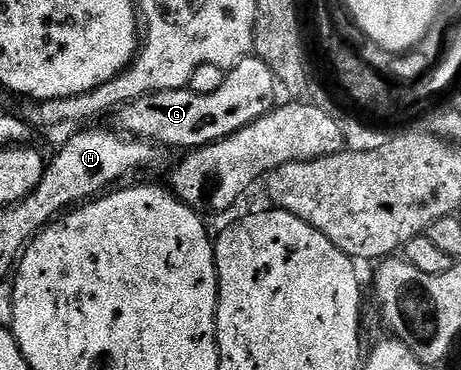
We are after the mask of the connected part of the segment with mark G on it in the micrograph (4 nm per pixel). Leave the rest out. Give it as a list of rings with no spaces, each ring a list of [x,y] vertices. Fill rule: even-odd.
[[[249,56],[239,59],[225,73],[222,88],[214,92],[199,94],[187,88],[169,88],[127,102],[115,111],[115,129],[160,148],[177,146],[180,152],[187,152],[234,136],[246,124],[269,114],[278,102],[276,90],[278,83],[272,69],[261,58]]]

